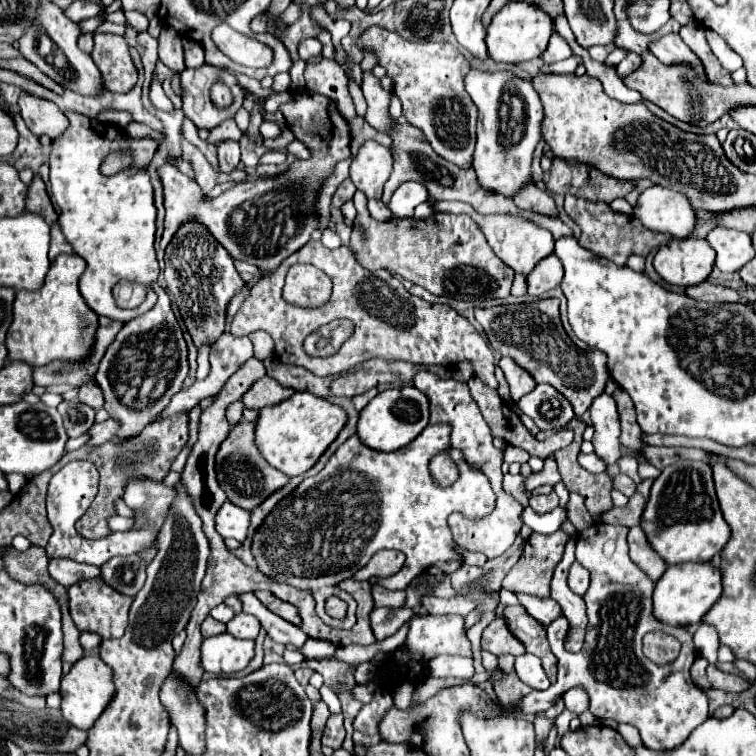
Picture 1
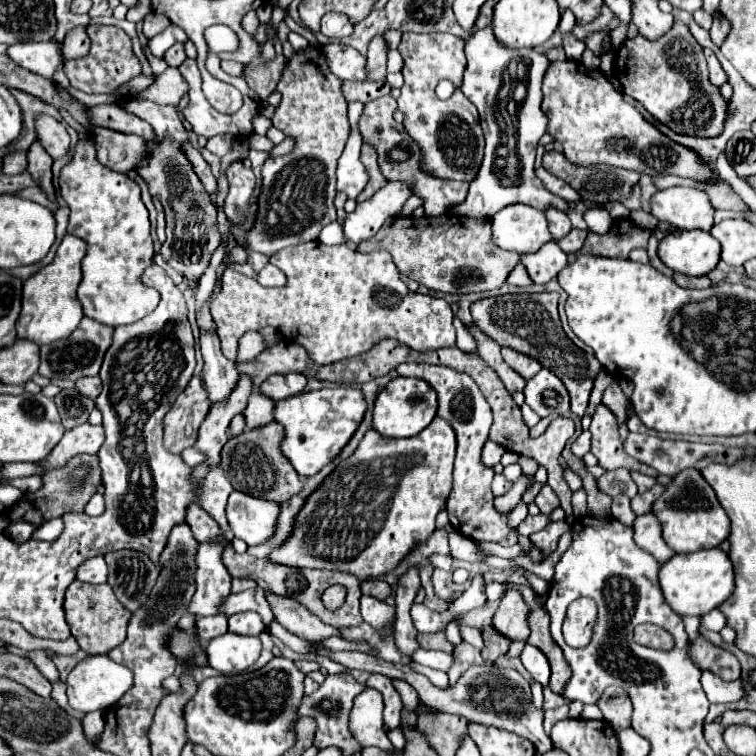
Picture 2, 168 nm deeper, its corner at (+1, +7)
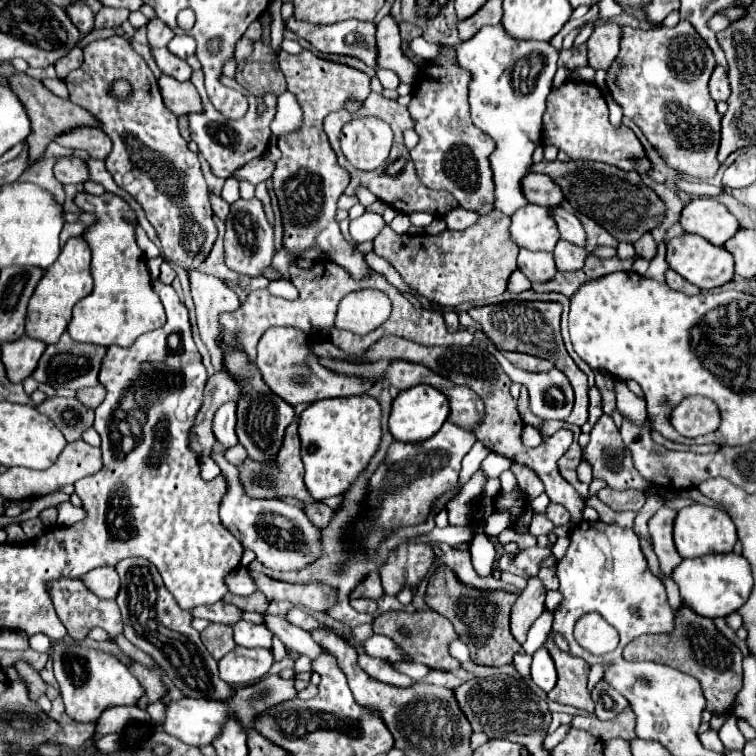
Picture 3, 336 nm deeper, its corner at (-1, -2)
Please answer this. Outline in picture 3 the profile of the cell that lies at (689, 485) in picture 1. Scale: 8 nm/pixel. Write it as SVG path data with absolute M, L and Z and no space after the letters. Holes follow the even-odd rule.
M688 505L678 511L674 519L674 543L680 557L702 557L710 553L730 553L736 543L736 527L732 519L716 509L706 505Z

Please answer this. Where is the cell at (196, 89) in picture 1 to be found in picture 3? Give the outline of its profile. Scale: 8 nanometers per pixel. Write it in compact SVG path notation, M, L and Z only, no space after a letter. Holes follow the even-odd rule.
M194 71L192 73L192 83L196 85L196 89L202 97L202 111L200 113L190 113L190 133L192 133L192 141L198 143L198 149L204 155L204 159L210 163L214 175L226 179L226 177L232 175L232 171L246 165L250 159L256 159L256 157L264 155L264 151L268 147L268 139L270 139L270 121L272 121L274 111L276 111L276 97L274 95L264 95L266 109L262 113L258 113L258 101L256 101L254 95L250 95L235 79L221 75L219 80L223 85L234 88L248 97L248 103L250 103L248 113L238 121L230 121L230 119L222 117L208 101L208 95L204 91L202 71Z

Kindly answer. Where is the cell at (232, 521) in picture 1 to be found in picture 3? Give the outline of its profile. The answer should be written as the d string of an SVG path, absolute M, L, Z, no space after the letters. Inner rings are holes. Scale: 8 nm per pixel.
M216 453L214 459L220 465L226 479L230 481L230 491L224 497L224 503L220 505L220 517L224 527L228 527L232 535L236 535L236 539L242 543L244 549L254 551L256 559L262 565L278 571L300 569L318 557L320 553L318 529L308 521L308 517L300 507L288 505L278 499L250 499L240 487L236 467L230 465L222 453Z

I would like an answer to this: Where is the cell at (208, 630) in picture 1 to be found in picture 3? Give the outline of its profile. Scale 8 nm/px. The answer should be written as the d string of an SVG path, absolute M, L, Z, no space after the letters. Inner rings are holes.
M212 623L200 635L202 635L204 647L212 653L212 657L216 661L222 659L228 651L232 651L236 647L236 643L232 639L232 627L228 627L228 625Z

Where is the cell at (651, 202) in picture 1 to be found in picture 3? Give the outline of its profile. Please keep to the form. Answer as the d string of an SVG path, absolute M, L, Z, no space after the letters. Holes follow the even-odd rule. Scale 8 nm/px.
M712 197L692 199L680 213L680 225L686 233L696 233L714 245L726 243L740 227L738 219Z

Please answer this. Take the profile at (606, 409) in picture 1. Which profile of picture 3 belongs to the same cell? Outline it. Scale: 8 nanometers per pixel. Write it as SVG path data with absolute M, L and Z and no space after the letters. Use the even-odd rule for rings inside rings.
M602 415L590 431L590 443L584 449L584 457L590 461L594 477L600 477L612 489L648 489L650 483L640 477L632 467L628 451L620 439L620 431L610 415Z

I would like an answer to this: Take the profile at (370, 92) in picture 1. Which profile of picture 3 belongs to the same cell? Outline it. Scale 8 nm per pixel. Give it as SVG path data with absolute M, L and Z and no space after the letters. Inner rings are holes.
M388 15L384 17L376 27L376 69L390 69L394 71L402 83L414 81L414 63L404 59L402 47L400 47L400 33L398 23Z

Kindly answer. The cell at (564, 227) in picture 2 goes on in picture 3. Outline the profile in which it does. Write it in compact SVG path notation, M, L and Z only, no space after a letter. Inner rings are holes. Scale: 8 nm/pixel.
M560 239L556 243L556 249L554 249L554 259L556 259L556 267L560 271L572 271L572 269L580 269L584 265L584 259L586 259L588 251L584 247L578 247L570 241L564 241Z

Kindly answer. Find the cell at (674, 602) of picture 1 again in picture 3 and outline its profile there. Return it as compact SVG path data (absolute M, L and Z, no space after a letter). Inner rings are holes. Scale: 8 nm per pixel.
M712 553L696 559L684 559L674 571L672 579L680 589L684 605L702 617L726 617L742 607L752 591L750 565L742 555L734 553Z

